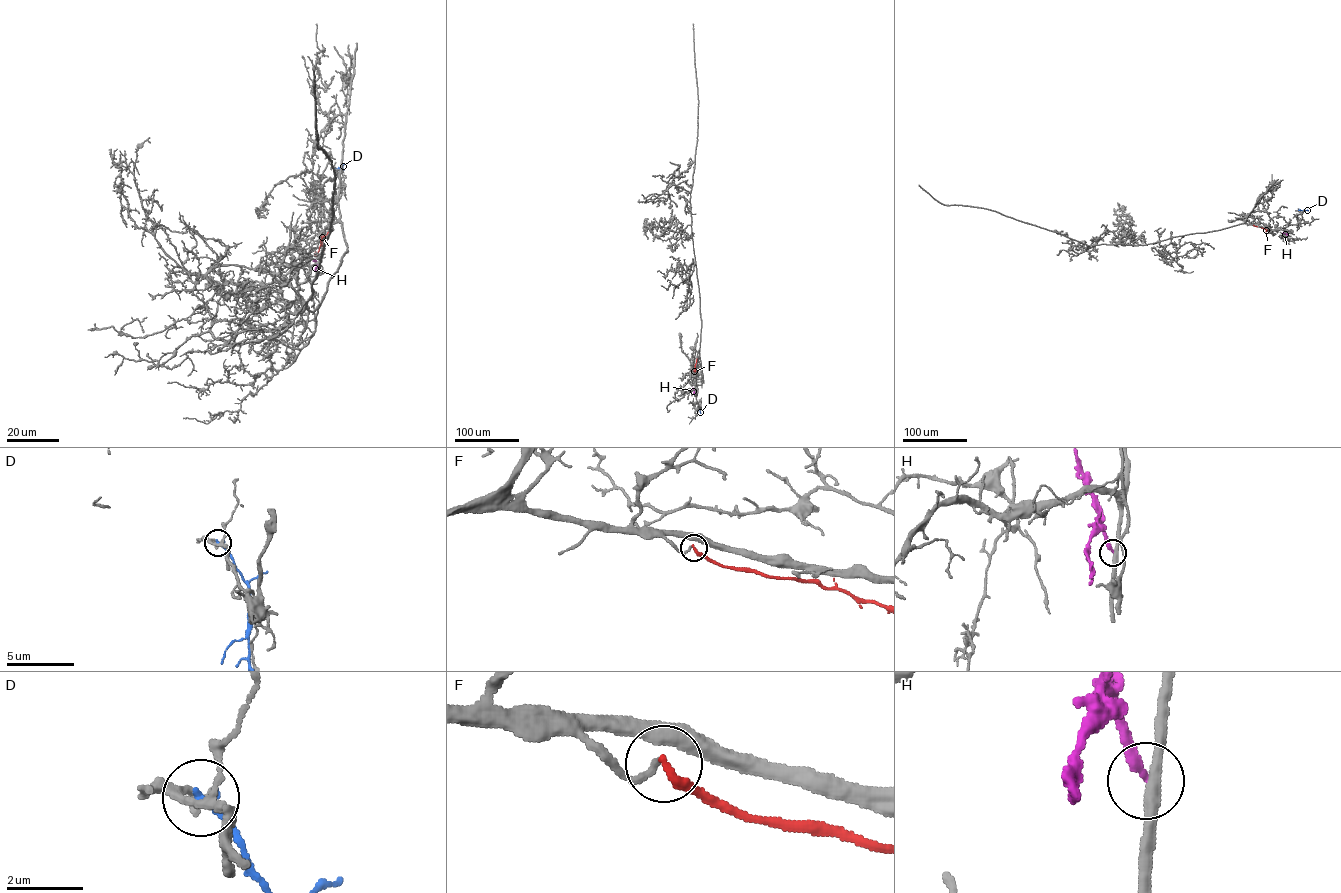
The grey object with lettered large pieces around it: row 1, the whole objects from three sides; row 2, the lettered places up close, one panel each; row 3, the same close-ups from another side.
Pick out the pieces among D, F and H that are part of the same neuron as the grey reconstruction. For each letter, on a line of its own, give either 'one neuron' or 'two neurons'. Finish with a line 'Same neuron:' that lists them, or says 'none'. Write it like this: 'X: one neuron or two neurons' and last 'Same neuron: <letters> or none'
D: two neurons
F: two neurons
H: two neurons
Same neuron: none

